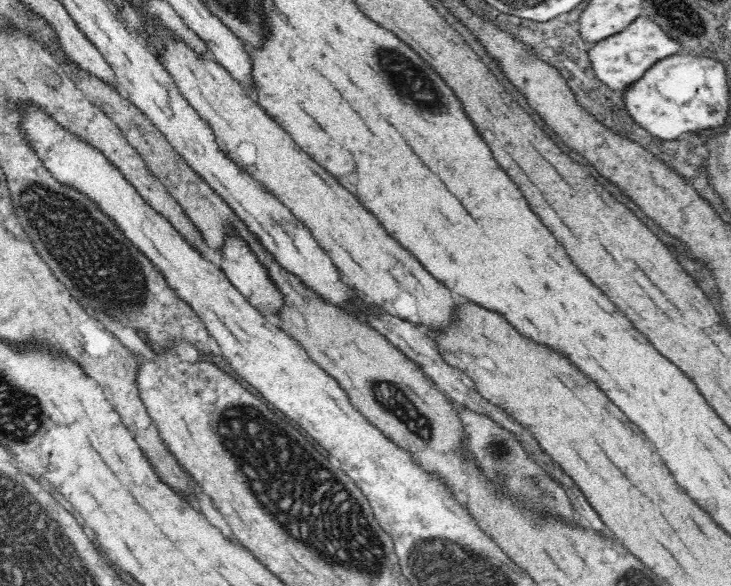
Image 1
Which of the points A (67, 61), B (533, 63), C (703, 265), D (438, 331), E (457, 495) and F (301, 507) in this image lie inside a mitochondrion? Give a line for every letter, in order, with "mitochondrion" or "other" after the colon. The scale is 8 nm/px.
A: other
B: other
C: other
D: other
E: other
F: mitochondrion

